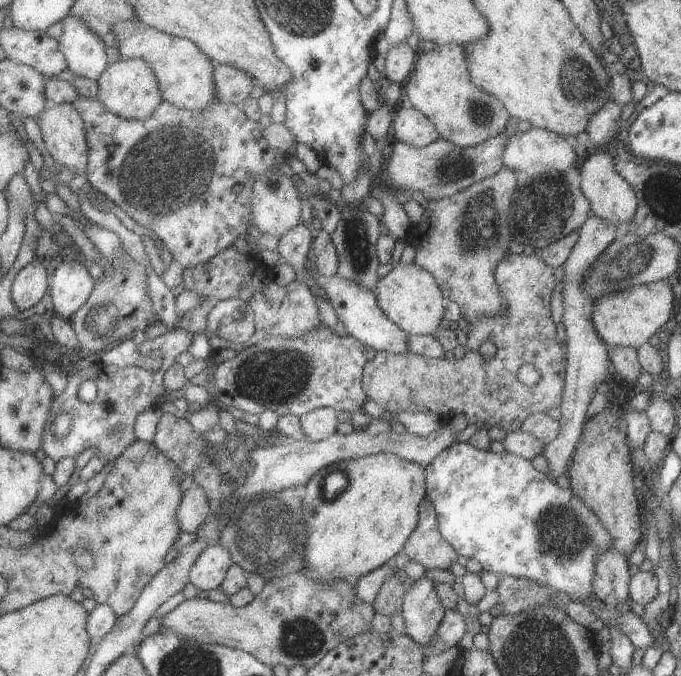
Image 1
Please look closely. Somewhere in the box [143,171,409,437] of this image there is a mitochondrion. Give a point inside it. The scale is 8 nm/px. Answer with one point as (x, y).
(272, 376)

